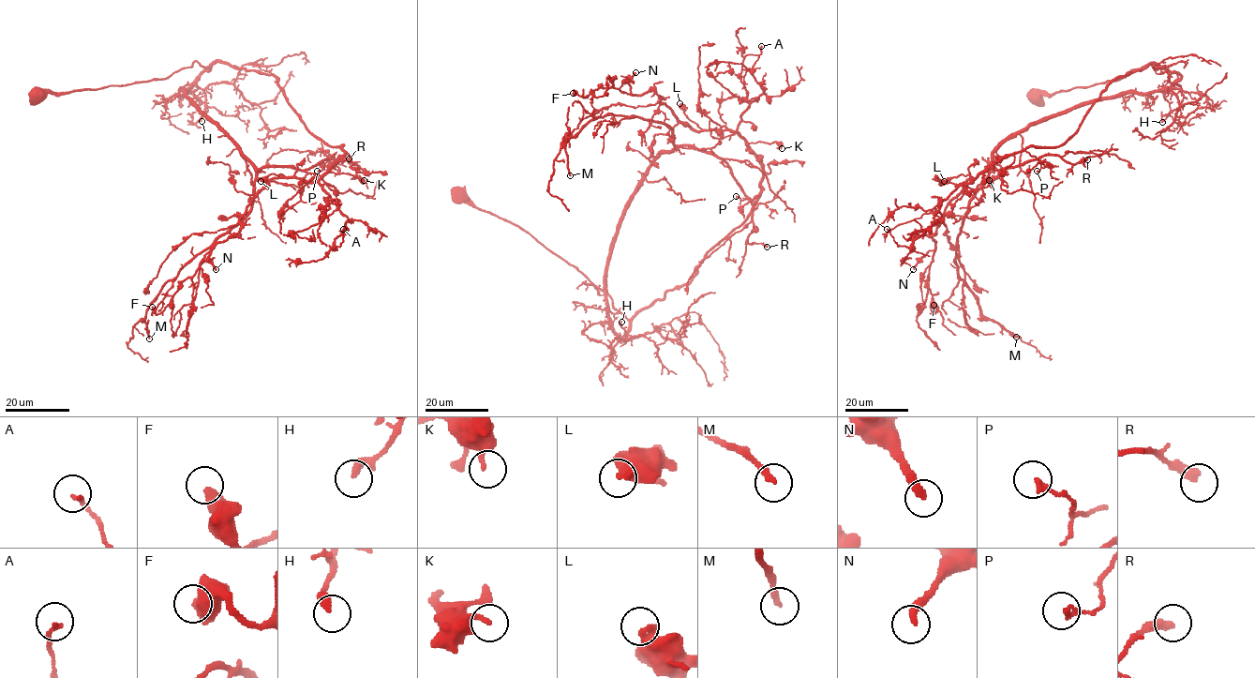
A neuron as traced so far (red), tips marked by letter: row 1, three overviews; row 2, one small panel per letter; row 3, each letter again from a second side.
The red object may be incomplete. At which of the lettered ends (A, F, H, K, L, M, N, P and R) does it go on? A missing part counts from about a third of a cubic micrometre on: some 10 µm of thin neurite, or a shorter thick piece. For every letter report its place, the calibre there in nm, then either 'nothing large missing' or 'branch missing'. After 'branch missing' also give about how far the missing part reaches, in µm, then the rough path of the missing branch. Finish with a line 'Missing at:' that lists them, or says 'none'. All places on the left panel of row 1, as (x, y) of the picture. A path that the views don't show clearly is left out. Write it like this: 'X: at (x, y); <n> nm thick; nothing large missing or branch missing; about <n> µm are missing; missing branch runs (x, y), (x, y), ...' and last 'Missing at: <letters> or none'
A: at (343, 229); 190 nm thick; nothing large missing
F: at (152, 307); 320 nm thick; nothing large missing
H: at (201, 121); 320 nm thick; nothing large missing
K: at (364, 180); 220 nm thick; nothing large missing
L: at (261, 181); 480 nm thick; nothing large missing
M: at (149, 338); 240 nm thick; branch missing; about 25 µm are missing
N: at (216, 269); 320 nm thick; branch missing; about 25 µm are missing
P: at (317, 171); 190 nm thick; nothing large missing
R: at (349, 158); 360 nm thick; nothing large missing
Missing at: M, N

